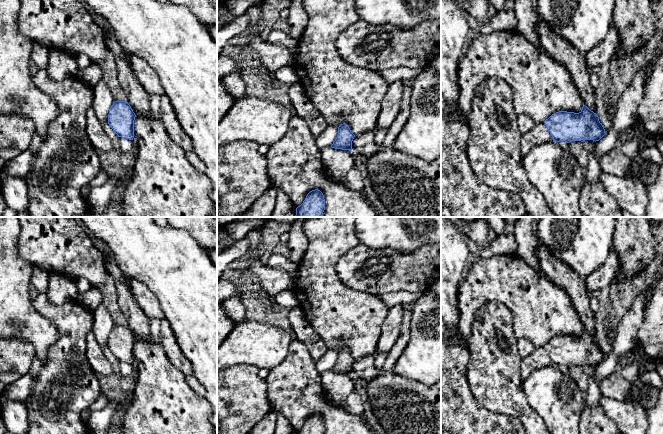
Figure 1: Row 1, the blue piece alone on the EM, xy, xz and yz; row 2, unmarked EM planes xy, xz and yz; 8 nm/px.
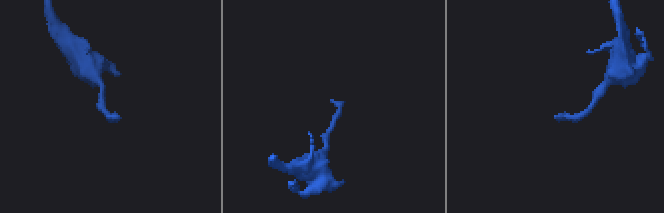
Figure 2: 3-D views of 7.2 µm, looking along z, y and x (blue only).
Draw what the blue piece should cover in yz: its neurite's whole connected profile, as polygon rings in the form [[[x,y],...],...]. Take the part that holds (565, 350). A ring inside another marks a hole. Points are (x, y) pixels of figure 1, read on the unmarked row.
[[[583,328],[579,337],[559,335],[544,346],[537,347],[521,360],[522,381],[534,371],[545,366],[567,367],[571,365],[599,365],[605,359],[605,353],[596,337]]]

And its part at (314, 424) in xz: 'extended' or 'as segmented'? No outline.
as segmented

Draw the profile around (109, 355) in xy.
[[[102,347],[103,353],[106,358],[110,361],[113,367],[113,373],[119,377],[121,377],[119,368],[118,368],[118,359],[113,355],[113,353],[109,350],[108,347]]]

